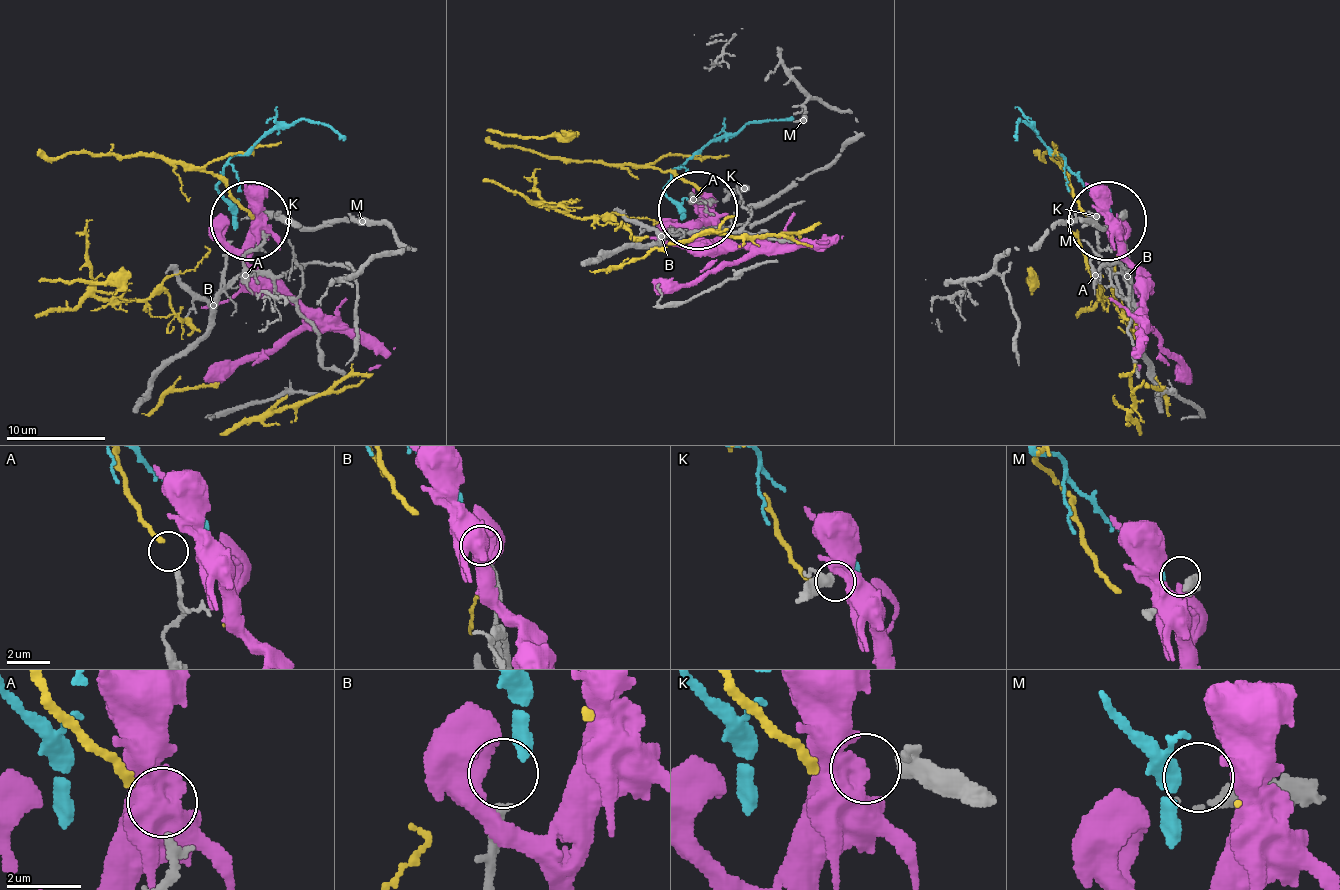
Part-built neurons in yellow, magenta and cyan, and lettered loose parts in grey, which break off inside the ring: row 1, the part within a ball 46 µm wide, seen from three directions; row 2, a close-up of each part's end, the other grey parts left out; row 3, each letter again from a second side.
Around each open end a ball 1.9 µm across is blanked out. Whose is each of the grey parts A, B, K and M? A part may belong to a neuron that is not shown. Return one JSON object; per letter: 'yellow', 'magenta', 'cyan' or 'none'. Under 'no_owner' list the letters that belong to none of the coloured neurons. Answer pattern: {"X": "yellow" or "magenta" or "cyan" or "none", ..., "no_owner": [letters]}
{"A": "yellow", "B": "cyan", "K": "none", "M": "none", "no_owner": ["K", "M"]}

